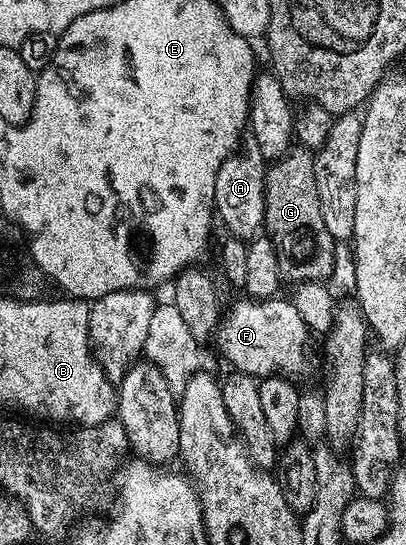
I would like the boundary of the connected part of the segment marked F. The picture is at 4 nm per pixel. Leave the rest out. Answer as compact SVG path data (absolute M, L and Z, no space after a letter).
M248 296L224 311L217 328L215 343L221 354L238 374L251 374L258 379L277 376L294 376L301 370L301 346L311 339L309 325L299 316L288 297L278 296L258 300Z

